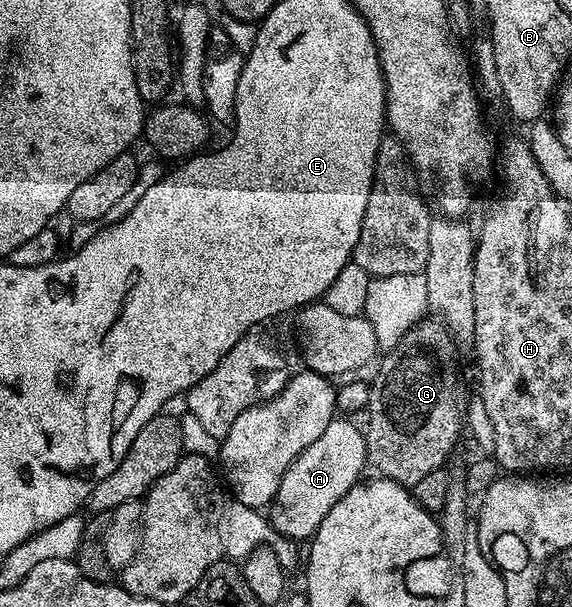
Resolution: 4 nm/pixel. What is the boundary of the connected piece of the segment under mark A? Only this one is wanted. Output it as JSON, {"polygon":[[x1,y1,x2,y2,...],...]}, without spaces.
{"polygon":[[334,418,323,434,311,446,307,446,302,453,299,453,293,464,283,474,278,492,274,494,271,507,267,512,269,523,273,525,273,531,278,537,290,536,293,540,308,541,323,522,323,518,327,518,327,510,331,510,331,506,335,506,335,502,339,502,339,498,343,498,347,494,347,490,354,488,362,479,361,471,367,468,365,434,360,427,356,428,349,421,352,419,343,419,347,420]]}

